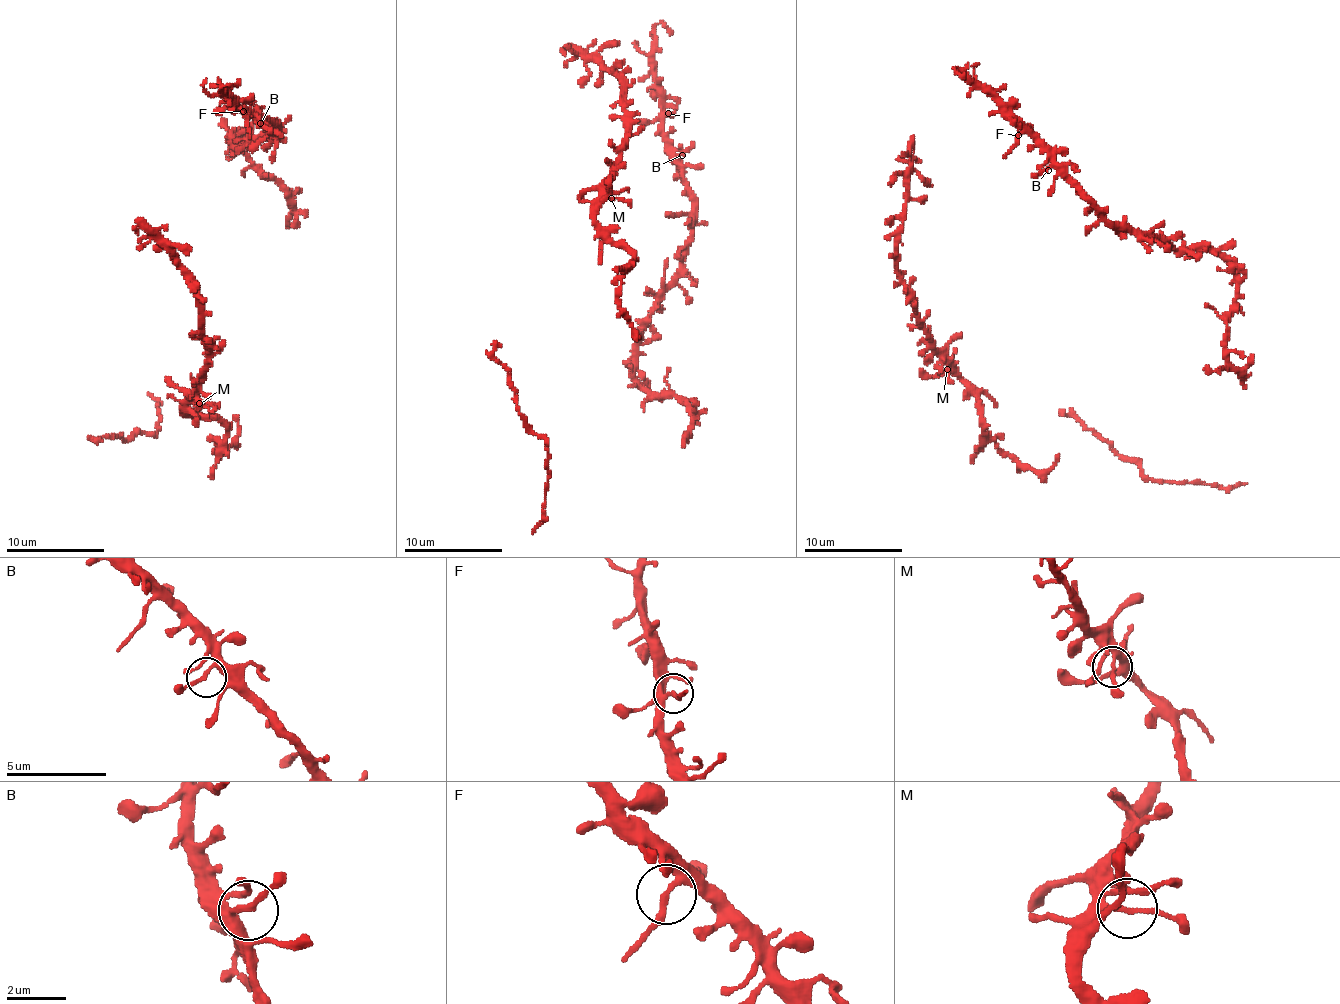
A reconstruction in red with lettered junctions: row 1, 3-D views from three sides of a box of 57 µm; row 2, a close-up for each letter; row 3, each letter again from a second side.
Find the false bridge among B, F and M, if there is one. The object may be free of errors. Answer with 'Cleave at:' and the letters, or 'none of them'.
Cleave at: none of them

